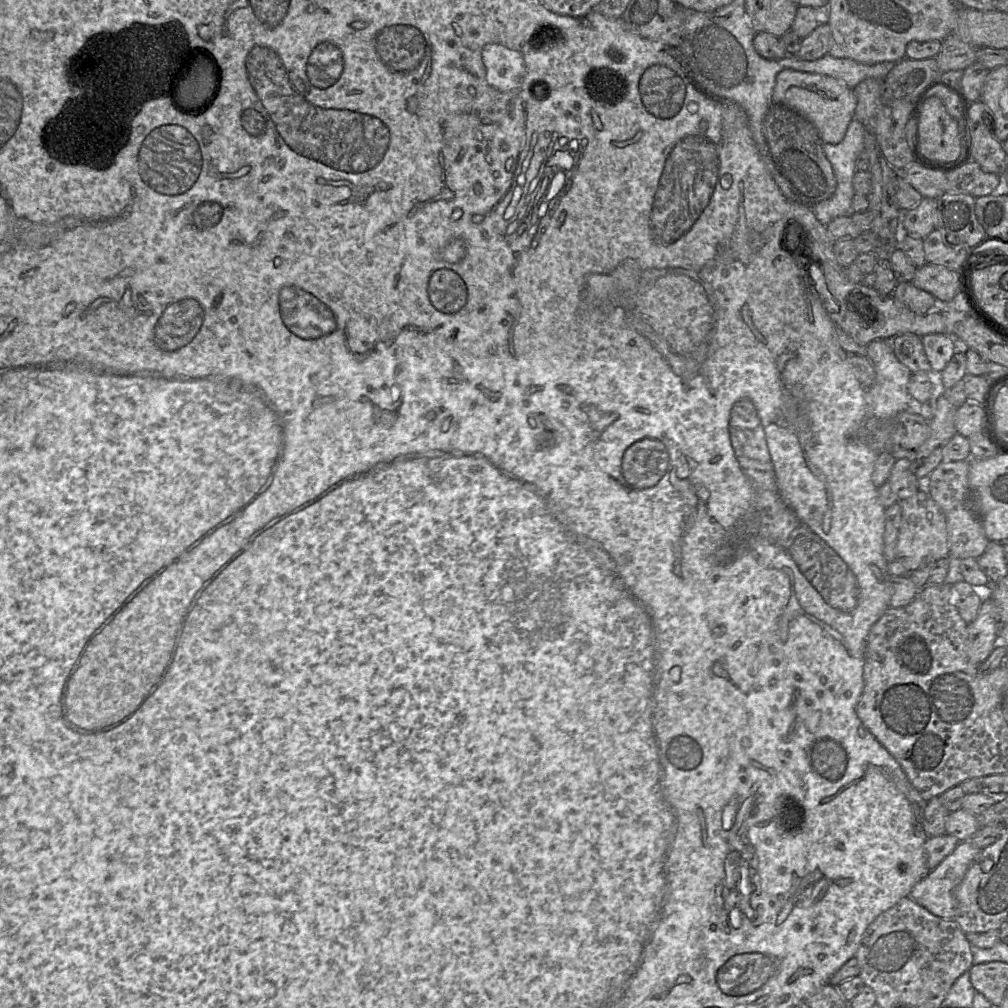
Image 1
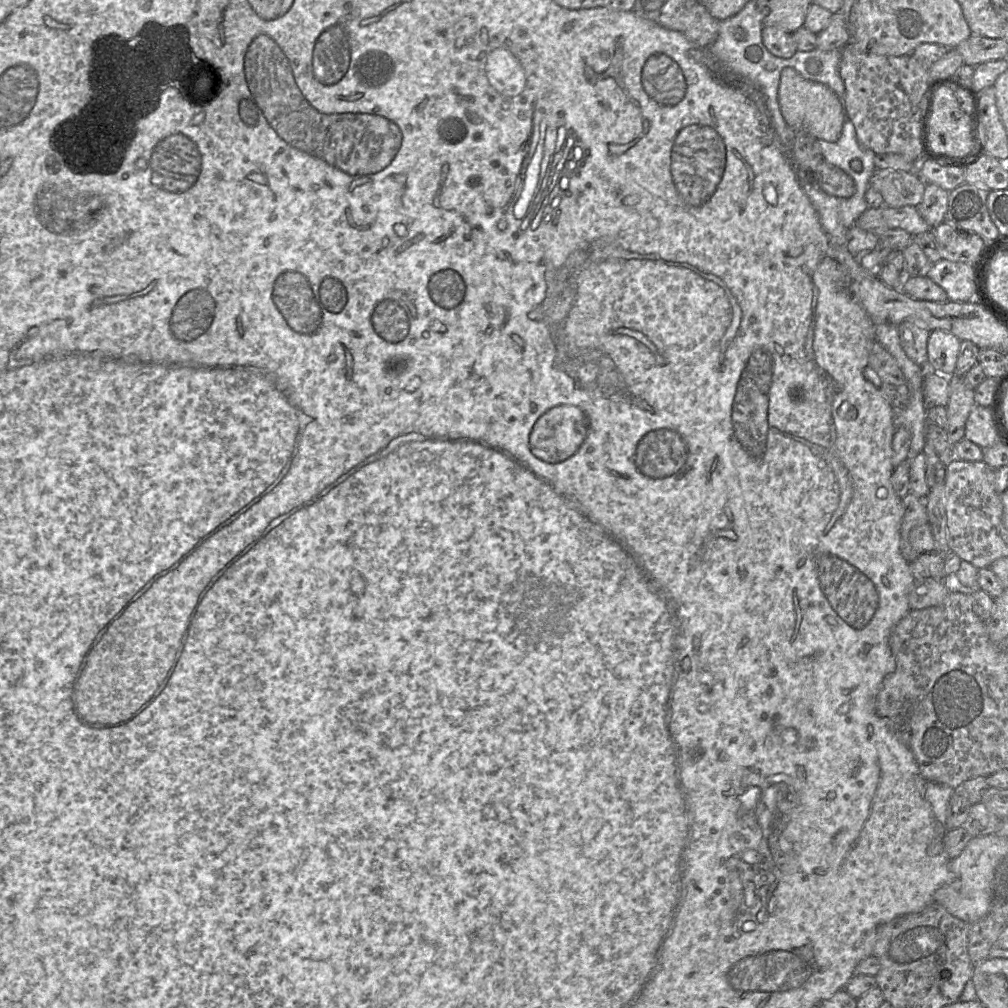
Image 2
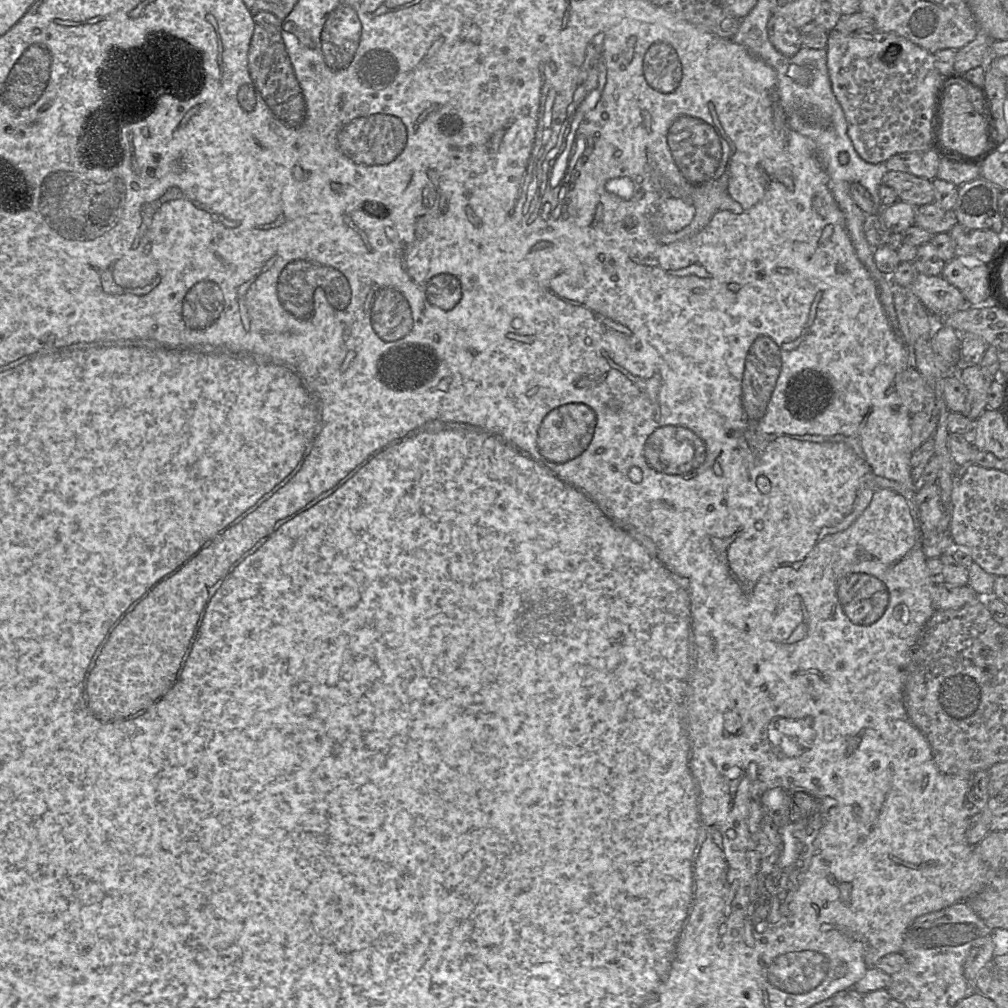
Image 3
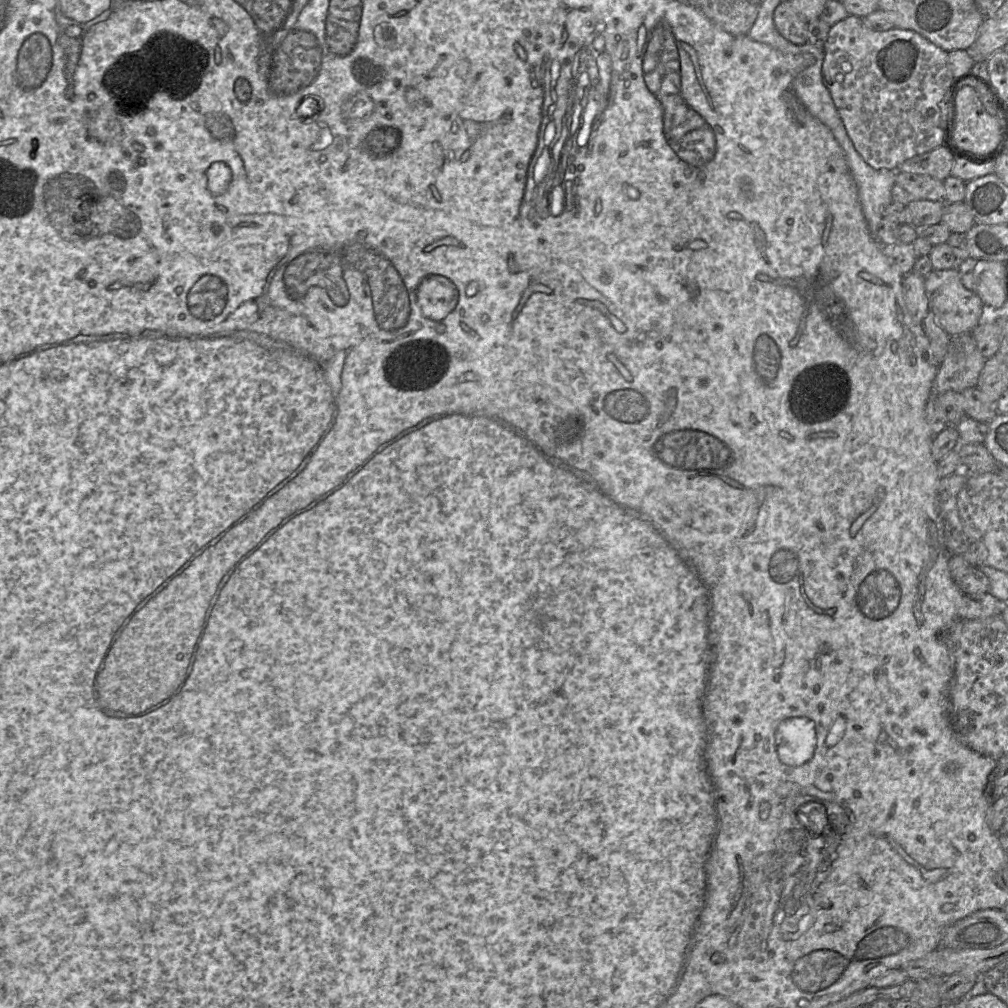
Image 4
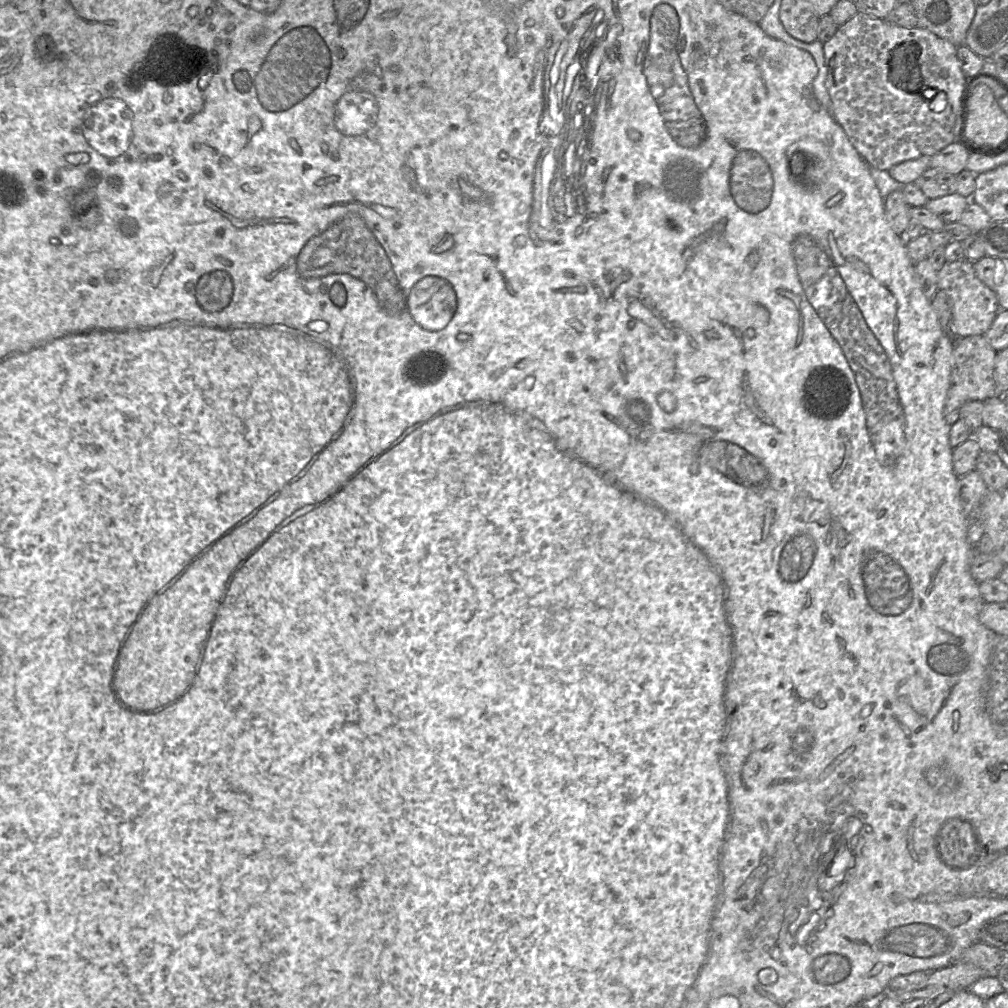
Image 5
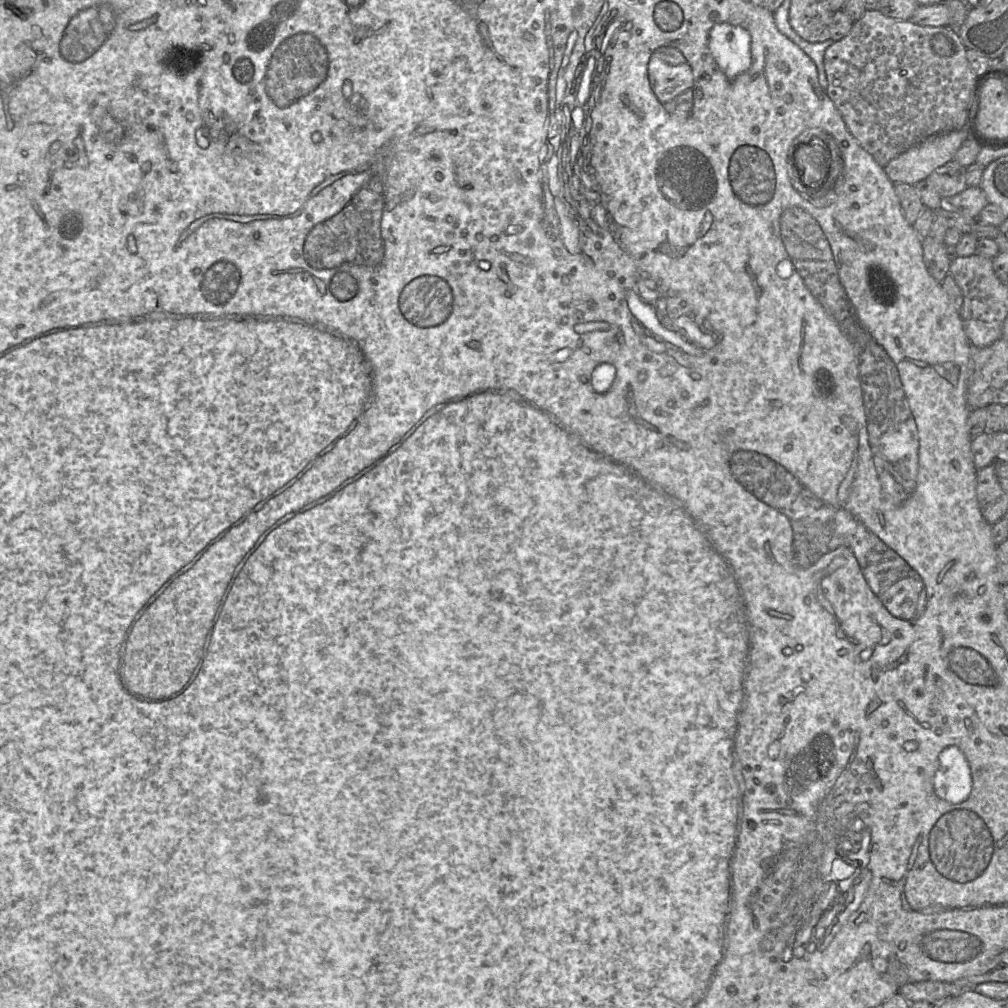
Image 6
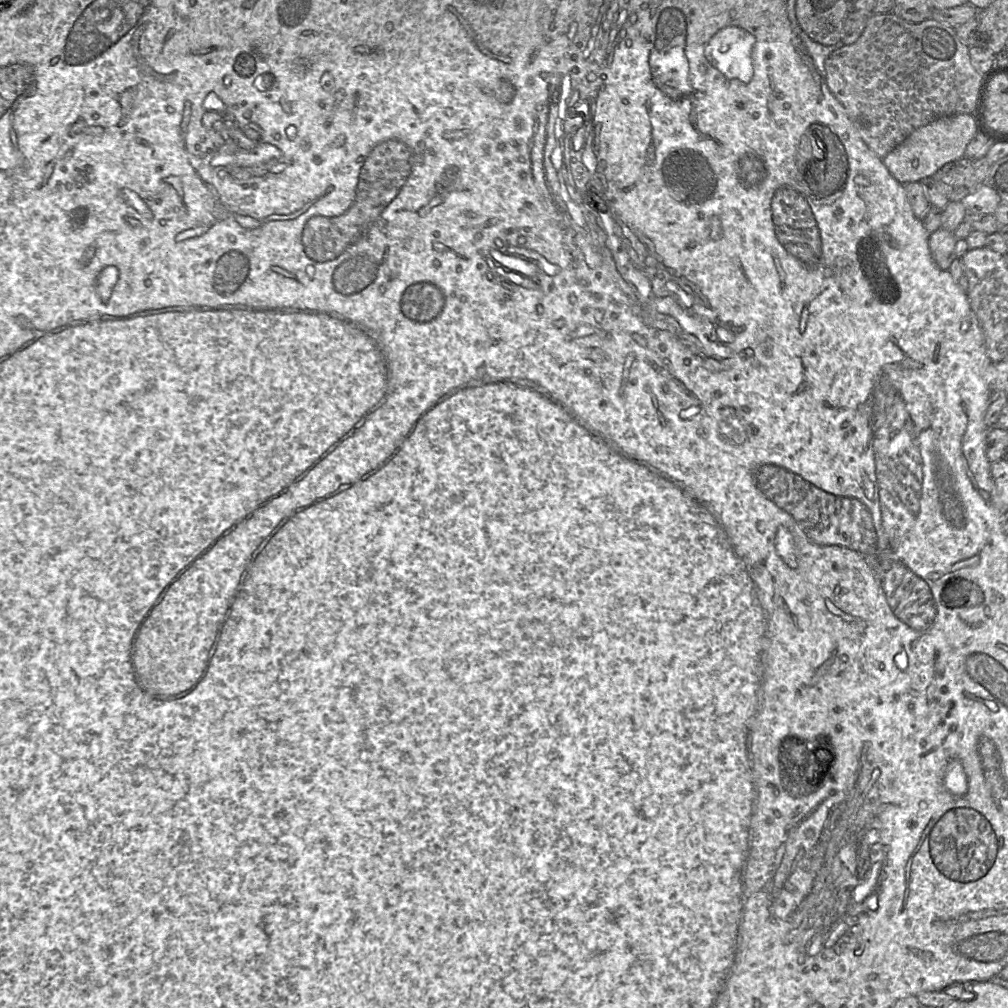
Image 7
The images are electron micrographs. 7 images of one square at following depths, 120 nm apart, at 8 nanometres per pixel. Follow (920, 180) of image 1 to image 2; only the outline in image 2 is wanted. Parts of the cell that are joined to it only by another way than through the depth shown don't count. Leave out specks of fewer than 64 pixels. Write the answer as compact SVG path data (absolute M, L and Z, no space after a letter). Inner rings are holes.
M920 160L916 173L926 184L937 185L948 192L965 183L965 168L943 166L931 160Z

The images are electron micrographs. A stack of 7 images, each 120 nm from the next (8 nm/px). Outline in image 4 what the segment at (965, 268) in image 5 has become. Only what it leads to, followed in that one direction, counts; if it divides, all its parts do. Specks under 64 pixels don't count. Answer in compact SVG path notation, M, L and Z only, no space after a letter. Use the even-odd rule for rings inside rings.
M956 268L932 270L925 276L925 291L929 302L929 311L933 313L938 325L949 336L971 333L982 322L986 307L978 295L962 284Z

